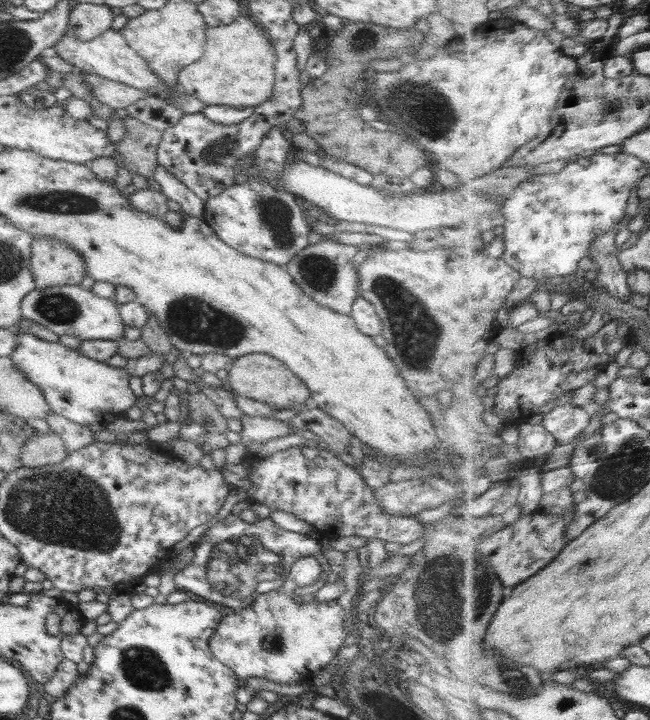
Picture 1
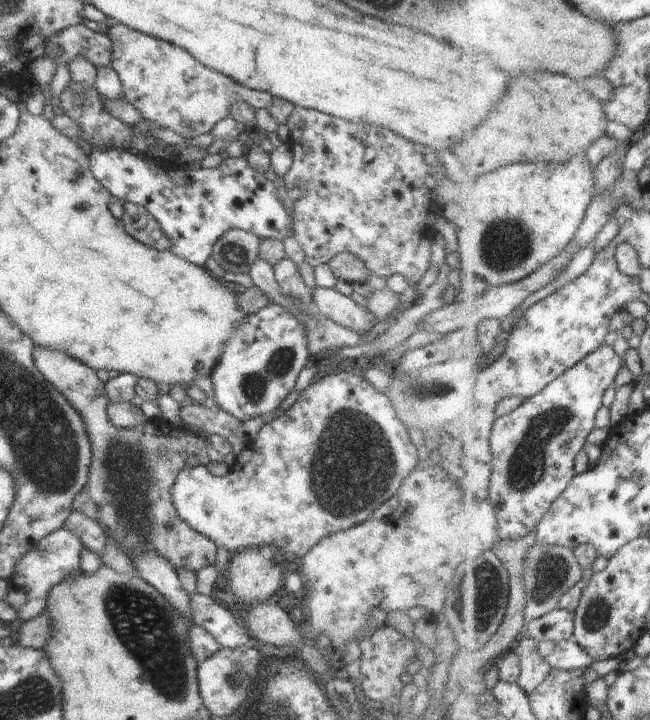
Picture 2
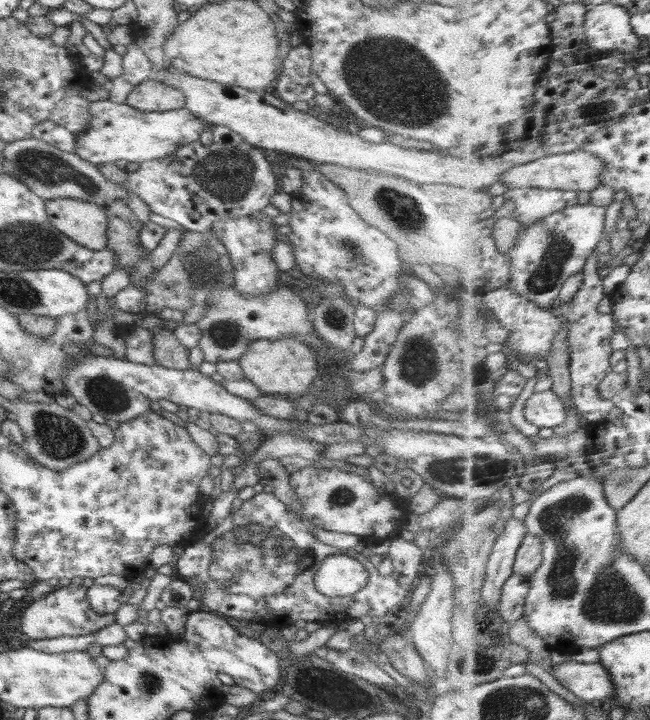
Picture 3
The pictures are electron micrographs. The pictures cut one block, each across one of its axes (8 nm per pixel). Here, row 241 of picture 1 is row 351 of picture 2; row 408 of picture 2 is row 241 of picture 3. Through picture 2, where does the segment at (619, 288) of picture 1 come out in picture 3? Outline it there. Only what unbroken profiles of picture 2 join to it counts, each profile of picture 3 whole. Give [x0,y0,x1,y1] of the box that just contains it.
[507,204,608,309]

